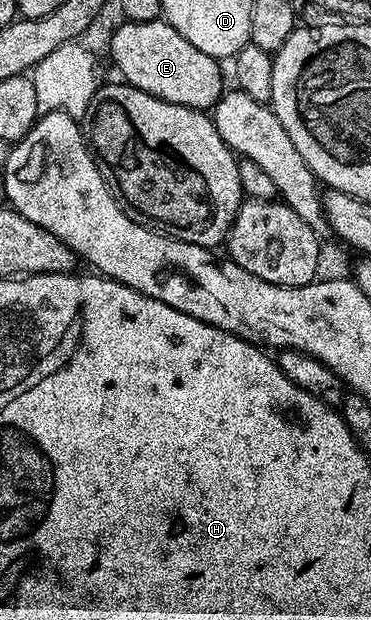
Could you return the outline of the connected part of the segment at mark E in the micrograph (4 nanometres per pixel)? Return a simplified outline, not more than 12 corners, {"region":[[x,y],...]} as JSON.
{"region":[[163,18],[121,22],[109,56],[124,83],[209,110],[218,57]]}

